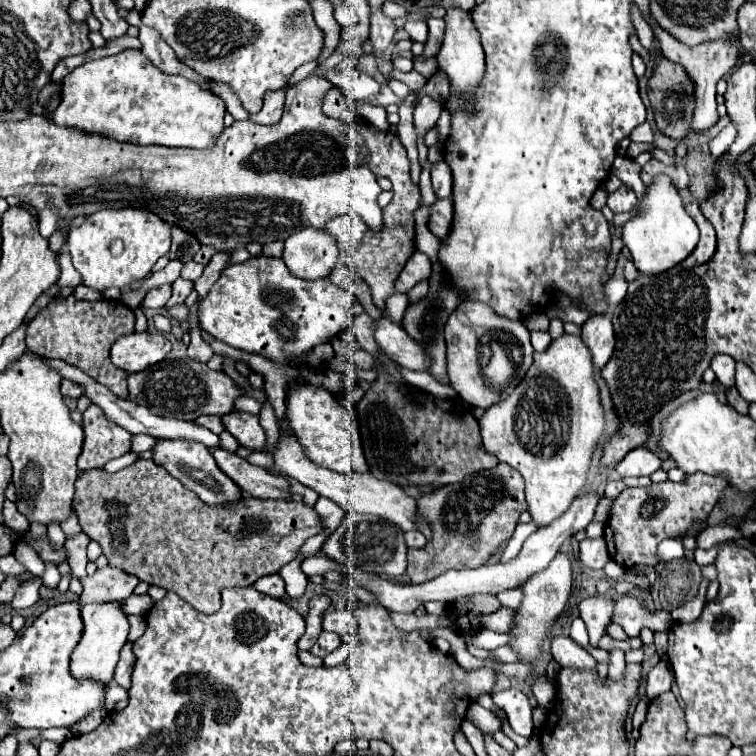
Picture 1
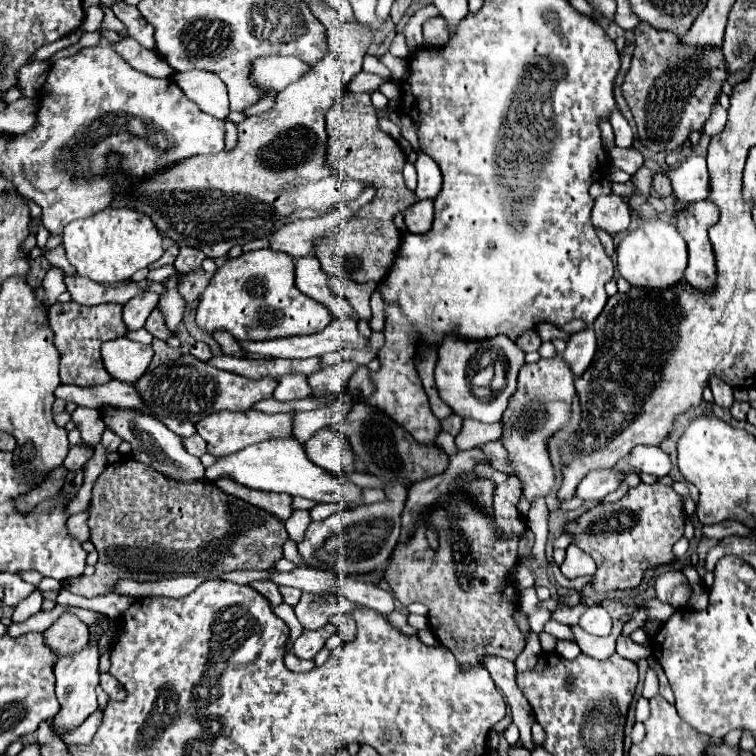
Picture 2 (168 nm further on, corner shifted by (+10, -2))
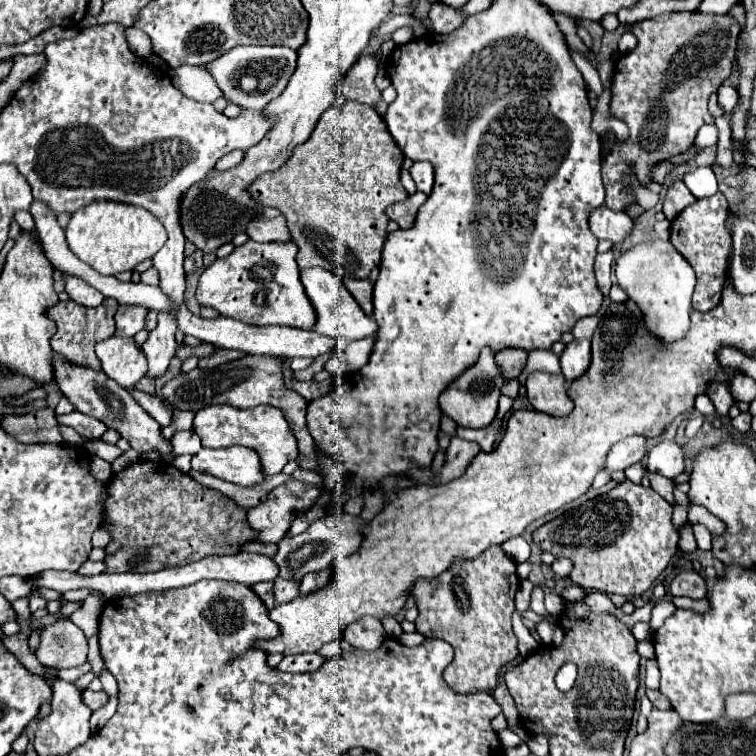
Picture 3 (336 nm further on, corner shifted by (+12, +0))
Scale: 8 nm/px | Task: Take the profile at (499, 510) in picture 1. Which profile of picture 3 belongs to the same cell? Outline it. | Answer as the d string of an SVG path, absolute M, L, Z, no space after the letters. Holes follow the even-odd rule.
M492 545L472 561L454 561L452 569L448 569L434 581L418 581L414 585L412 595L418 603L418 617L414 621L416 631L424 637L444 639L454 647L454 661L444 671L444 679L454 691L492 691L498 685L500 667L518 657L518 639L512 631L514 595L518 587L520 579L516 575L516 563L502 551L500 545Z

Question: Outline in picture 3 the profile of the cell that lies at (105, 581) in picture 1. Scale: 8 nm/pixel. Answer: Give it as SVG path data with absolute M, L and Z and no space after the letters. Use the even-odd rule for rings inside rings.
M56 621L42 629L34 655L44 667L78 667L86 663L88 641L72 621Z

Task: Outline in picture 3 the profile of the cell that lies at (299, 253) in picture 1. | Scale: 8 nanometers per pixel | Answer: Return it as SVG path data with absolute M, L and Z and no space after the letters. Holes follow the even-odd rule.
M312 267L312 269L304 269L300 273L300 279L302 279L302 285L306 289L306 295L312 303L312 307L316 309L316 323L312 327L314 333L328 335L334 341L344 341L344 343L352 343L352 341L358 341L358 339L364 339L364 337L370 337L376 333L376 329L378 329L376 319L368 317L360 309L356 299L348 293L344 283L332 271Z

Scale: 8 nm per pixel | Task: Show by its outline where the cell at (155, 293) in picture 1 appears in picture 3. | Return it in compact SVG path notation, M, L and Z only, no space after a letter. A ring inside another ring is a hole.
M122 305L116 313L116 335L120 337L134 337L138 331L144 329L148 309L136 305Z

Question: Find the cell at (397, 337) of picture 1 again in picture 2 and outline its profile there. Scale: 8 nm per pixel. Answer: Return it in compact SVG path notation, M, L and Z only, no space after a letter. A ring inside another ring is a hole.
M332 319L332 323L314 335L298 335L274 341L258 341L258 343L240 343L248 353L258 353L264 357L288 357L288 359L306 359L306 357L322 357L330 351L342 351L346 347L366 349L368 339L358 331L356 319Z

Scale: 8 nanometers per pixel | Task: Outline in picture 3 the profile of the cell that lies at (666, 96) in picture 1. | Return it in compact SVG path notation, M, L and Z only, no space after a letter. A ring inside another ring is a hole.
M694 11L694 13L668 13L640 21L632 25L632 33L638 37L638 45L618 59L612 79L612 101L610 101L610 115L628 125L630 137L626 141L618 141L612 147L610 155L604 157L602 161L602 179L606 187L604 205L616 211L626 211L630 205L638 203L632 187L632 173L636 175L642 187L650 185L652 167L674 155L686 153L694 145L698 129L706 123L712 123L712 115L708 113L708 99L732 73L740 25L732 21L730 13L704 15L700 11Z

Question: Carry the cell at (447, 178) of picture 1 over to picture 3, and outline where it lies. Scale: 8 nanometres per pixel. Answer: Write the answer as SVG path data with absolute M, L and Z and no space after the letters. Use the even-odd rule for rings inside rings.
M416 161L410 167L410 175L412 175L418 191L430 195L432 185L434 185L434 167L428 161Z

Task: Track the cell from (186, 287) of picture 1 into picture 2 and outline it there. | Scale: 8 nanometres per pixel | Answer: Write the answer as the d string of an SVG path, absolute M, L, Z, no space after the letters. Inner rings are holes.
M154 309L152 313L150 313L150 317L148 317L148 321L146 321L146 325L144 325L154 337L158 337L158 339L162 339L162 341L168 341L170 339L170 333L166 331L166 323L164 323L164 319L162 319L162 311L158 311L158 309Z

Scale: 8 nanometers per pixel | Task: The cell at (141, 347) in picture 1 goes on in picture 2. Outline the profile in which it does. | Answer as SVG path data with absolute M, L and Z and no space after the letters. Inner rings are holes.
M128 337L102 343L102 361L106 371L124 383L136 383L148 369L152 357L152 345L142 345Z

